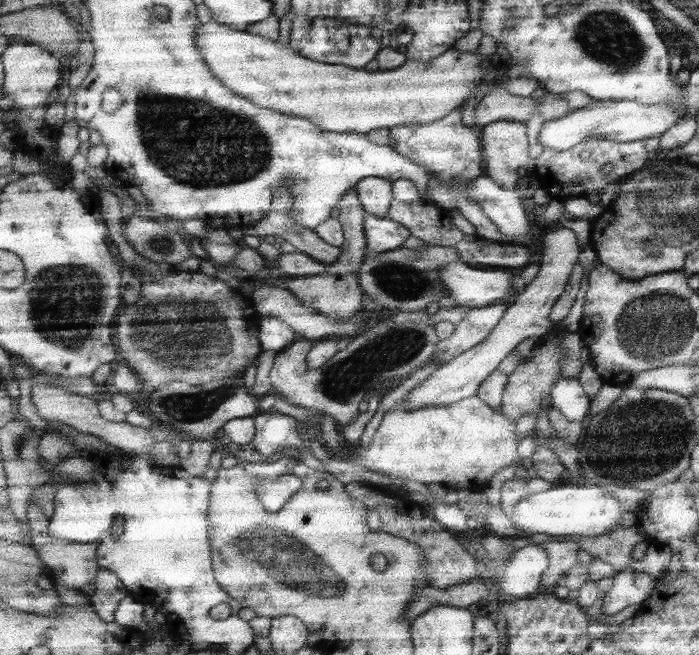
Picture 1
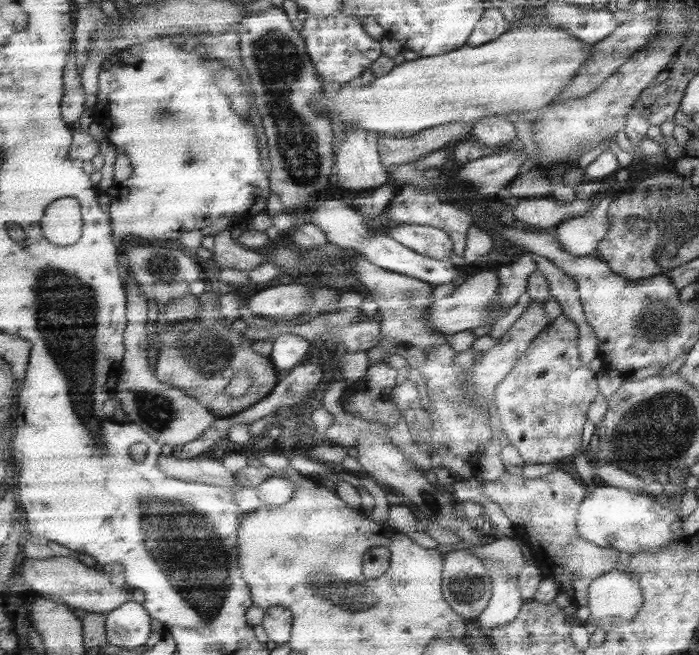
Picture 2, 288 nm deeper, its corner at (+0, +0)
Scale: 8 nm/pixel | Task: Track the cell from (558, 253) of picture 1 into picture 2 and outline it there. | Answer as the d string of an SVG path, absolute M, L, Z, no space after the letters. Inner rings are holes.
M605 198L583 218L569 220L555 230L555 236L563 244L563 248L575 256L595 256L599 246L607 240L611 222L609 210L615 198Z

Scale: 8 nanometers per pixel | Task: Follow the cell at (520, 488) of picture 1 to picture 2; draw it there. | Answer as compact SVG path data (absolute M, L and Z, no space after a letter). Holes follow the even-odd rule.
M557 470L543 478L507 474L501 482L485 482L483 494L489 496L491 502L499 504L503 514L511 518L517 530L517 538L529 544L533 562L543 572L545 580L555 580L561 594L565 594L577 608L589 606L591 584L595 580L619 568L619 550L601 548L583 538L579 532L579 514L583 502L589 496L589 490L583 480L577 478L577 474L567 470Z

